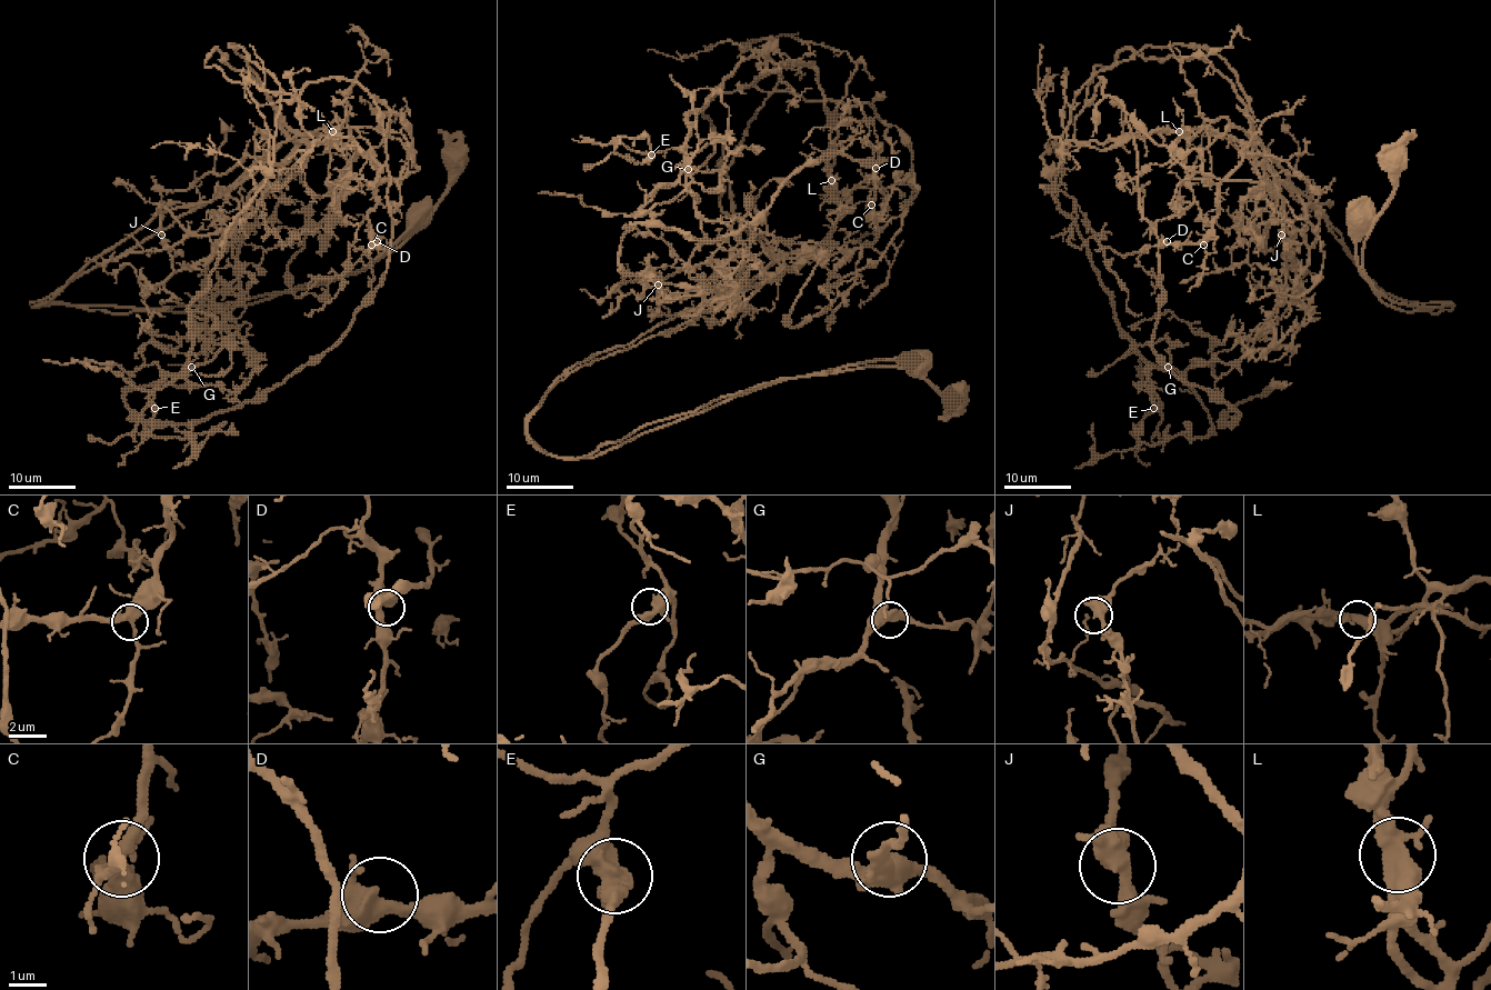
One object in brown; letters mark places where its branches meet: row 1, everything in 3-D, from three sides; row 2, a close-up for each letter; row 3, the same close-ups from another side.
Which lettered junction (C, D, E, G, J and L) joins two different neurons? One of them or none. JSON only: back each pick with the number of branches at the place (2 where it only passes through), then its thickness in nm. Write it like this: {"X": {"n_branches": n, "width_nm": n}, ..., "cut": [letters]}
{"L": {"n_branches": 3, "width_nm": 400}, "cut": ["L"]}

